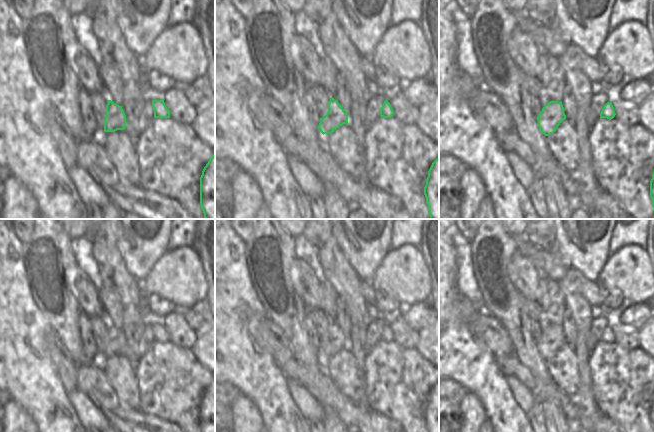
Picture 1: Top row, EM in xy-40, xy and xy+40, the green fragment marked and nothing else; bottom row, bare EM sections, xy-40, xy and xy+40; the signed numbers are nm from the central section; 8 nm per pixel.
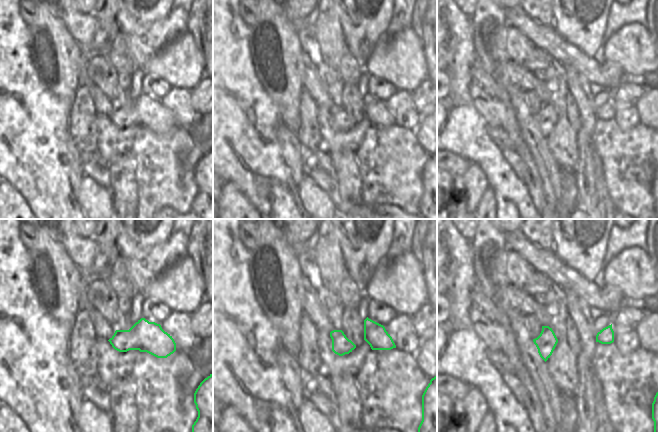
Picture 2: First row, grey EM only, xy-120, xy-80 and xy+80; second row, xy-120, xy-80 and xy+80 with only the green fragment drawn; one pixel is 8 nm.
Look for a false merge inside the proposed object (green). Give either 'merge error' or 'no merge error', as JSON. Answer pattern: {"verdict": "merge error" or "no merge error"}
{"verdict": "no merge error"}

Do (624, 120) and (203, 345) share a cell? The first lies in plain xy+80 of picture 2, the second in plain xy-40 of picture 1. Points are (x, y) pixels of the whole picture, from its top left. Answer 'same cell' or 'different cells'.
different cells

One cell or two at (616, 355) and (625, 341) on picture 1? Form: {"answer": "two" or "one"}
{"answer": "two"}

